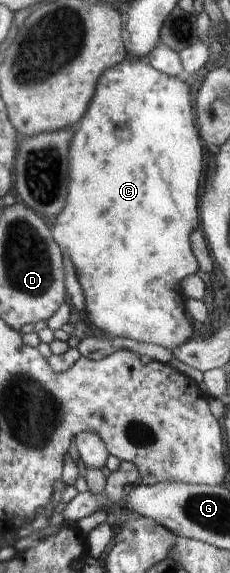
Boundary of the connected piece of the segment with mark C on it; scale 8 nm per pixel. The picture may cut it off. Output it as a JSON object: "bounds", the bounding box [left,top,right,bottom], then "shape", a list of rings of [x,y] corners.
{"bounds":[55,57,203,349],"shape":[[[130,57],[121,61],[119,65],[107,69],[101,79],[97,81],[95,95],[89,103],[87,113],[83,115],[77,131],[73,135],[70,144],[69,157],[69,179],[71,179],[71,205],[63,209],[63,217],[57,217],[55,221],[55,241],[63,245],[63,253],[69,253],[69,257],[75,263],[77,269],[77,281],[79,281],[85,296],[85,309],[82,313],[83,318],[90,325],[94,325],[106,335],[111,337],[123,337],[133,341],[143,341],[155,345],[163,345],[167,349],[175,349],[183,345],[193,329],[189,323],[189,317],[185,313],[185,303],[181,295],[181,279],[187,275],[195,275],[199,265],[189,247],[189,233],[195,231],[199,225],[199,183],[203,175],[203,149],[199,135],[193,125],[193,113],[191,113],[191,91],[189,87],[178,77],[171,77],[149,65],[144,57]]]}

